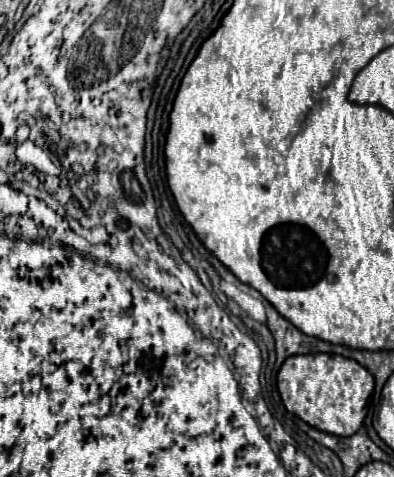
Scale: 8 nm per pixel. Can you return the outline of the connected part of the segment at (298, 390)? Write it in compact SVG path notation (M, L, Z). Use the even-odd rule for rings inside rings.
M304 354L284 360L276 384L288 412L322 432L352 436L366 418L366 404L374 390L374 376L356 360L338 354Z

